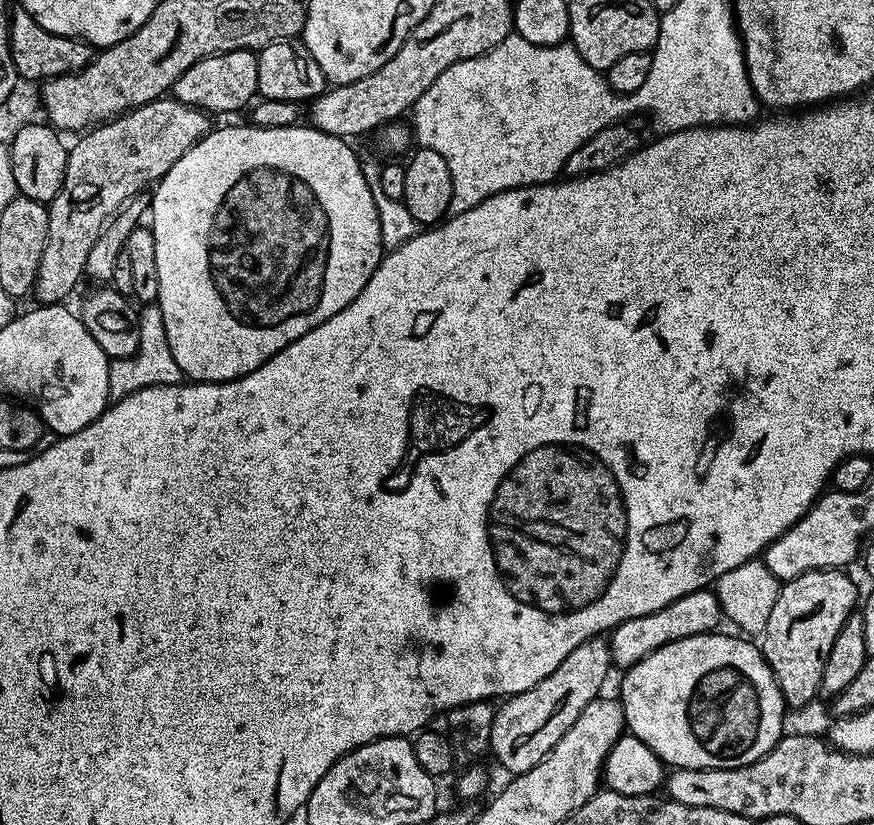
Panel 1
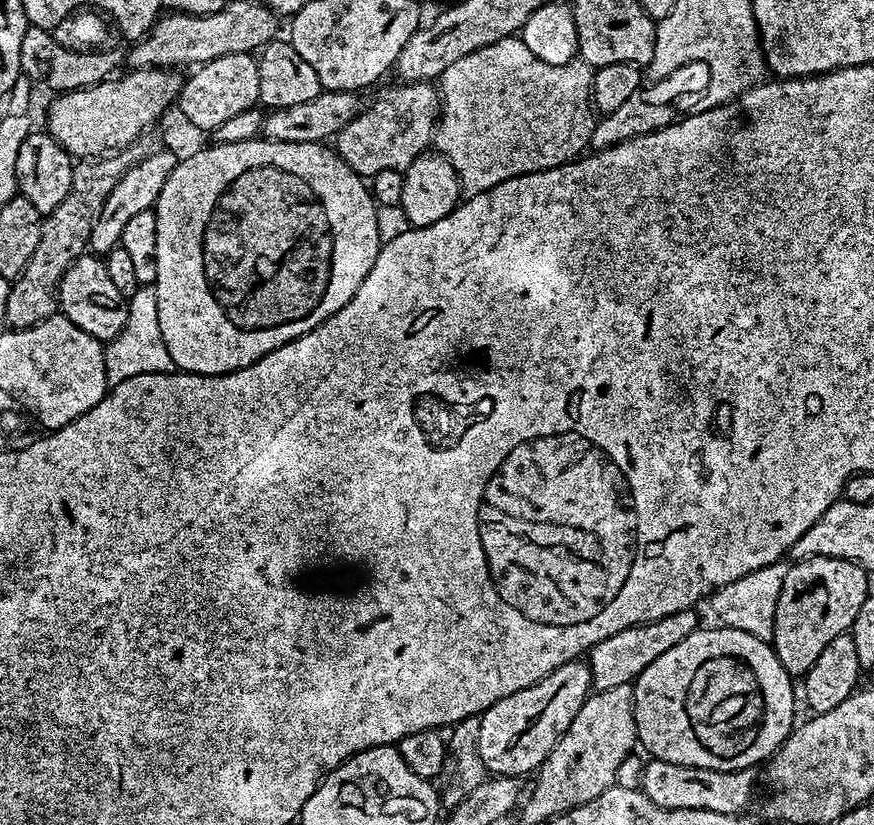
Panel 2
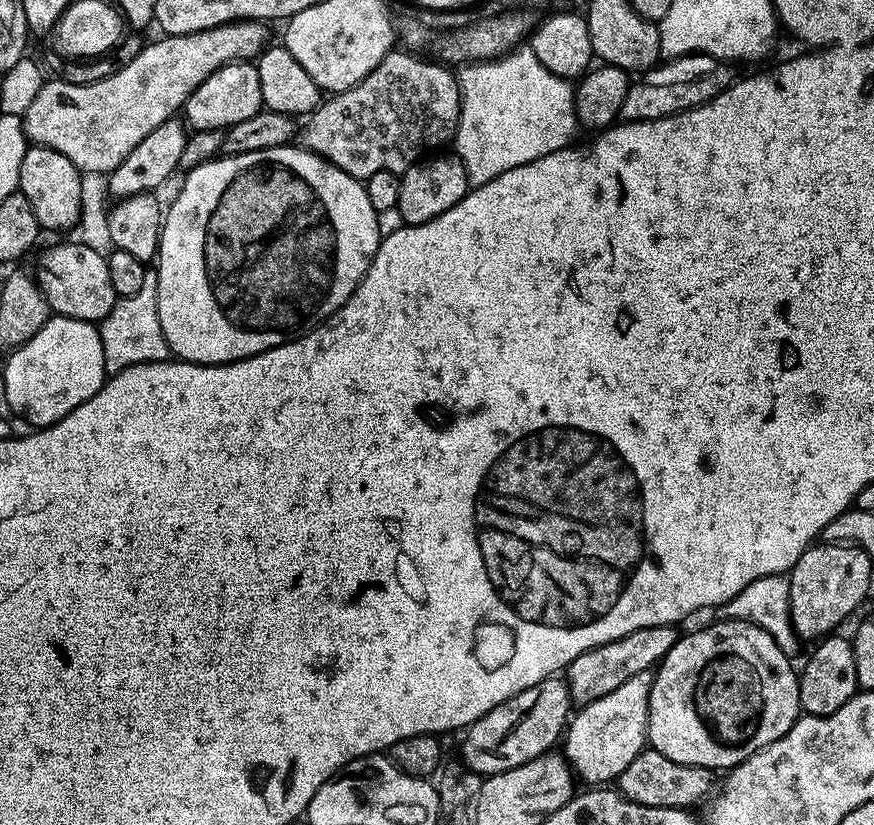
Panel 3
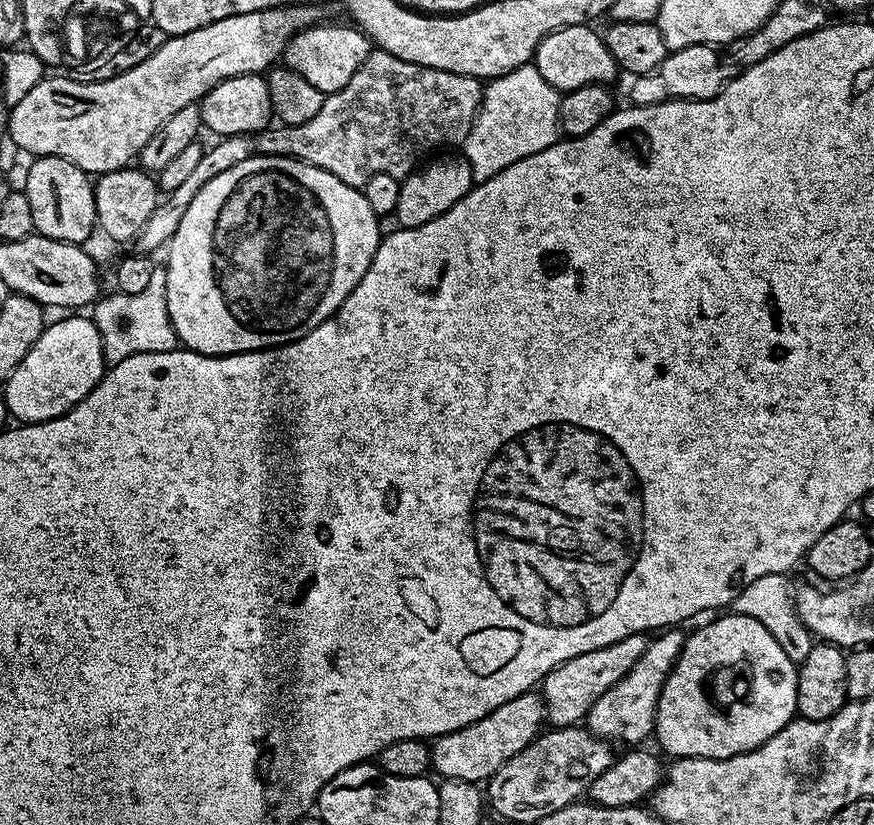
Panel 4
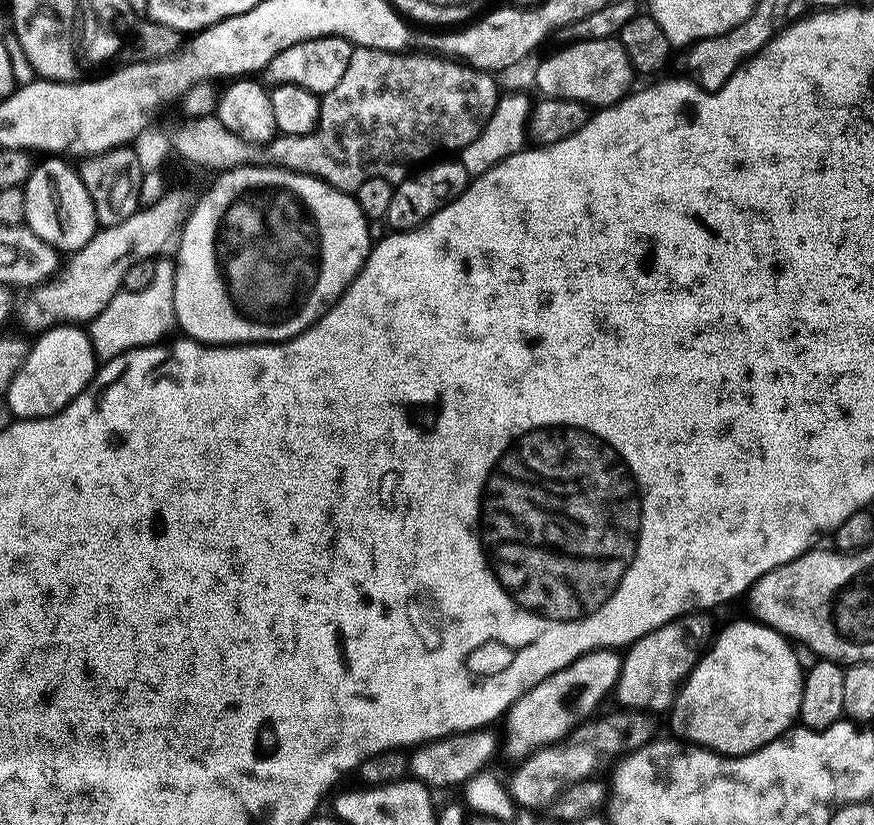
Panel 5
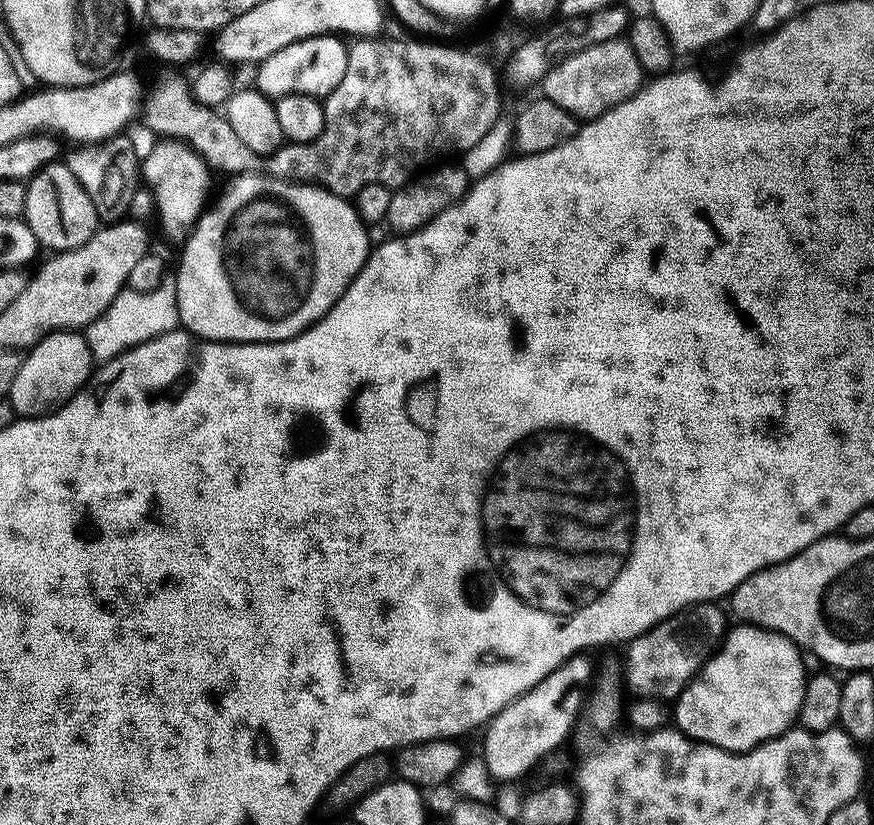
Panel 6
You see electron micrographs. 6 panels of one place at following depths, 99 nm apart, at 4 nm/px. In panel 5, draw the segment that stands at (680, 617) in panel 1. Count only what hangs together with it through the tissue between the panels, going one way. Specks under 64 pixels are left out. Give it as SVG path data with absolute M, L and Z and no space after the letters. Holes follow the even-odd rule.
M598 648L587 652L562 670L550 674L538 682L528 692L524 692L514 701L506 713L508 720L508 738L506 748L513 761L519 762L531 752L545 748L556 740L562 740L577 724L591 717L592 712L604 700L604 695L611 693L620 677L619 651L611 648Z

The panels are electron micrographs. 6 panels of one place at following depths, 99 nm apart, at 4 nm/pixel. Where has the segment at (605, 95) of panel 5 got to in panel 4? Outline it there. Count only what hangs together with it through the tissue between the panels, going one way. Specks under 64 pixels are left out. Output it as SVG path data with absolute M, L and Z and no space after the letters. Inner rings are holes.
M579 24L578 26L566 26L562 30L558 30L557 32L551 32L546 38L542 38L542 42L536 48L536 55L534 57L534 63L536 69L538 70L538 74L542 74L542 78L546 78L546 82L550 82L550 86L554 86L557 92L561 94L567 94L569 92L573 92L574 90L578 90L582 86L590 86L591 84L603 84L605 86L611 85L613 82L612 79L618 75L618 69L616 66L615 58L610 54L610 50L606 46L606 42L604 41L603 35L598 31L595 32L595 27L589 26L588 24Z

